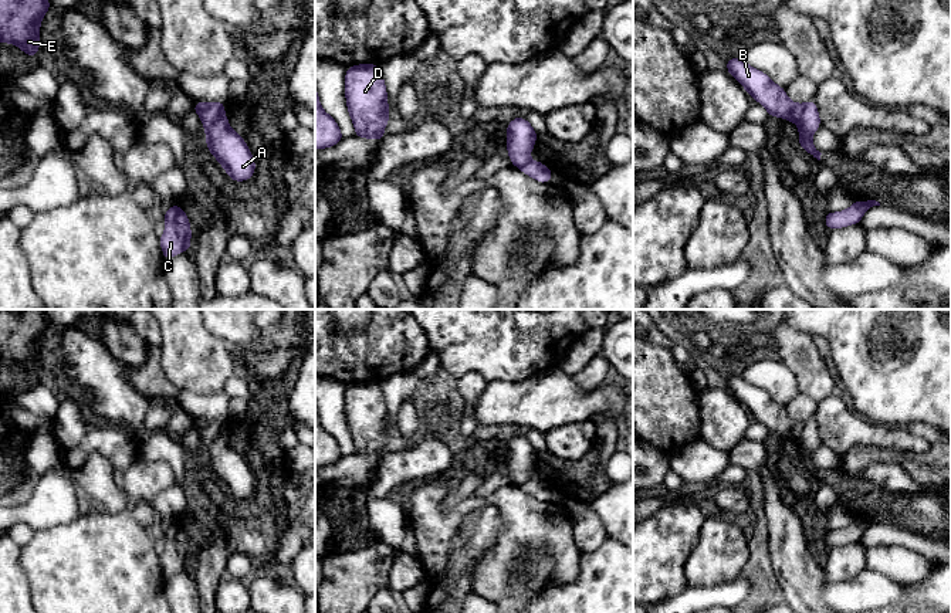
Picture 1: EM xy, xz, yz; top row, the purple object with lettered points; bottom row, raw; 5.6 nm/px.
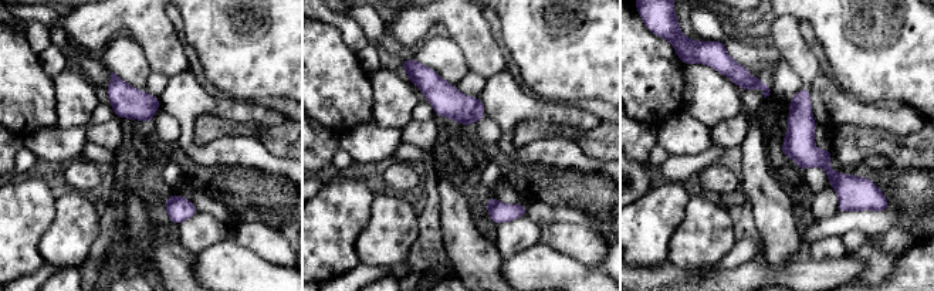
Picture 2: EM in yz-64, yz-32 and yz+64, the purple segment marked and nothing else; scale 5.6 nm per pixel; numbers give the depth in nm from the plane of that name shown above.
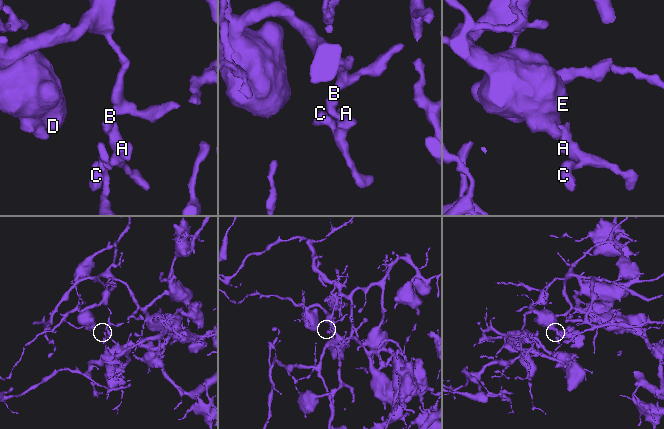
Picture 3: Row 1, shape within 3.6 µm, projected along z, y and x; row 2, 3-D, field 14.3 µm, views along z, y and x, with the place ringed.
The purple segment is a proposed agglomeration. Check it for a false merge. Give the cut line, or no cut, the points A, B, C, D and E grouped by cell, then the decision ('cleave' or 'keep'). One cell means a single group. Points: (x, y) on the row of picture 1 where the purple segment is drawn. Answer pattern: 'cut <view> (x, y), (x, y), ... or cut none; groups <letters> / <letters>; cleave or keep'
cut yz (805, 104), (798, 125); groups A C / B D E; cleave

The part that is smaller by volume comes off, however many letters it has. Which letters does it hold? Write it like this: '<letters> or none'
A, C

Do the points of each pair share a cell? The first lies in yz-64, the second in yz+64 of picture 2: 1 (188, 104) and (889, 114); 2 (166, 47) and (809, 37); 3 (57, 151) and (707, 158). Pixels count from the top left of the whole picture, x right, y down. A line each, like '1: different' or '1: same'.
1: same
2: different
3: different

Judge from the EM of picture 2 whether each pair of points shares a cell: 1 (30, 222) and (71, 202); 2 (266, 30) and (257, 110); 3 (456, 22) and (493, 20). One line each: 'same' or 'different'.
1: different
2: different
3: different

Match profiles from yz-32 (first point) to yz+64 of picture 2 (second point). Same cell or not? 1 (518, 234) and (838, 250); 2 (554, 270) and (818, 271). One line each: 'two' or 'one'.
1: one
2: one

